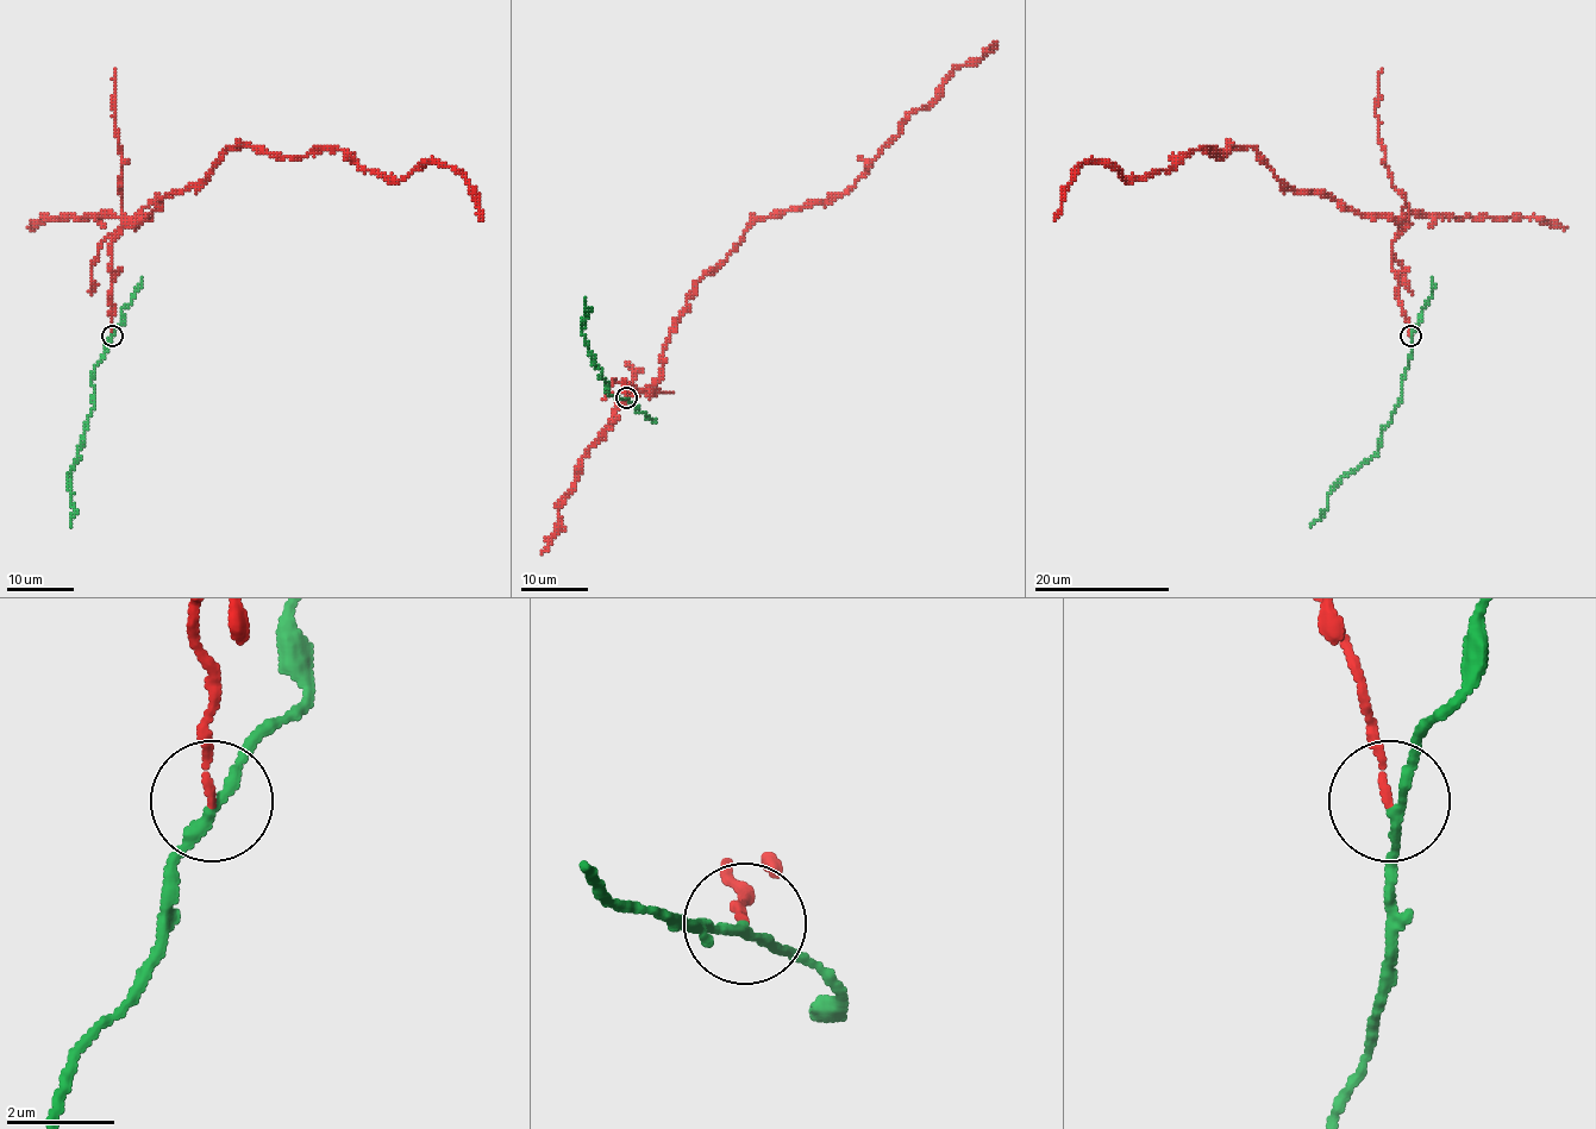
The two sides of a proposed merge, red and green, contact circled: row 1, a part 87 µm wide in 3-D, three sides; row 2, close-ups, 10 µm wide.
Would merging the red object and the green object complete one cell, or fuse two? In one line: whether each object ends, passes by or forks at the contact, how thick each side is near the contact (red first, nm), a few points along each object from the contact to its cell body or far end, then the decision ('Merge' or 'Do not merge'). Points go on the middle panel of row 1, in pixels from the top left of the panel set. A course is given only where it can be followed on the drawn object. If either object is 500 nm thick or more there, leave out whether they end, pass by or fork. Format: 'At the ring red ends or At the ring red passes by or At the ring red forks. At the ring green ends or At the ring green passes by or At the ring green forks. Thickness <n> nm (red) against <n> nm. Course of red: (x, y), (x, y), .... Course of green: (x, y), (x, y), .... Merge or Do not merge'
At the ring red ends. At the ring green passes by. Thickness 110 nm (red) against 170 nm. Course of red: (626, 397), (625, 377), (642, 391), (662, 372), (687, 295), (756, 219), (844, 194), (950, 73), (995, 41). Course of green: (626, 397), (606, 391), (608, 387), (593, 364), (582, 332), (588, 314), (584, 299). Do not merge

